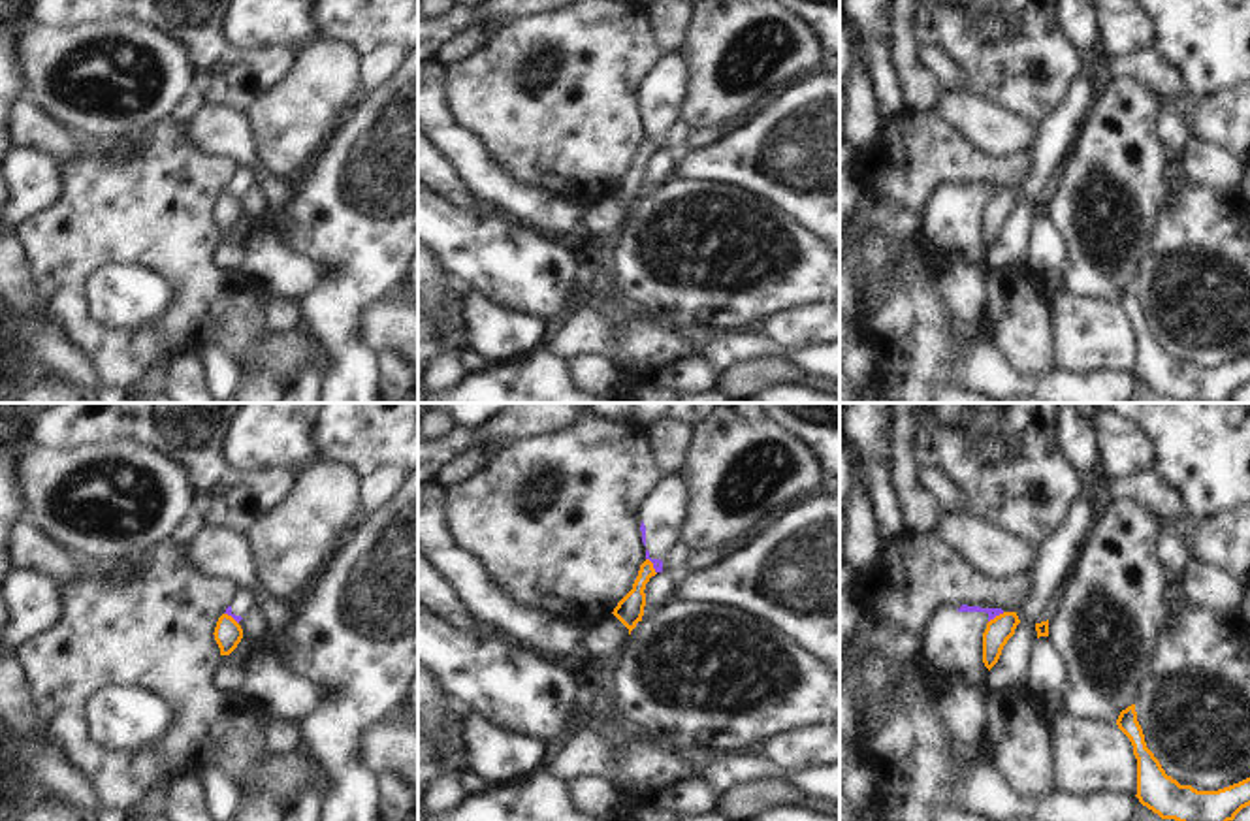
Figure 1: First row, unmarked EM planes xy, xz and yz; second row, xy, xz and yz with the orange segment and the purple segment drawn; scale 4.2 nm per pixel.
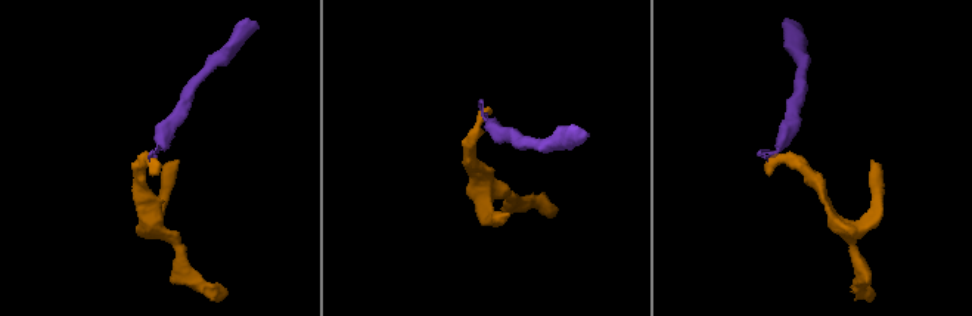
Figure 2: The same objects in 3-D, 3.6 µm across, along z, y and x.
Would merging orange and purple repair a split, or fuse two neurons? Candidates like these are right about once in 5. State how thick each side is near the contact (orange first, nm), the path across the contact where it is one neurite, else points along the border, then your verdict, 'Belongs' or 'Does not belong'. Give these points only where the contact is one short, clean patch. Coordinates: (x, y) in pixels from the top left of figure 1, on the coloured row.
Thickness 110 nm (orange) against 50 nm. Boundary: yz (1004, 612), (989, 622). Does not belong.

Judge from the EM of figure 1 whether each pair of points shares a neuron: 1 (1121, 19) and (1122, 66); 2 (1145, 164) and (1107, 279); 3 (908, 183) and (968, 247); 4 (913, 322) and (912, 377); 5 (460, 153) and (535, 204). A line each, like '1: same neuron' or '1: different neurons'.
1: different neurons
2: same neuron
3: different neurons
4: same neuron
5: same neuron

